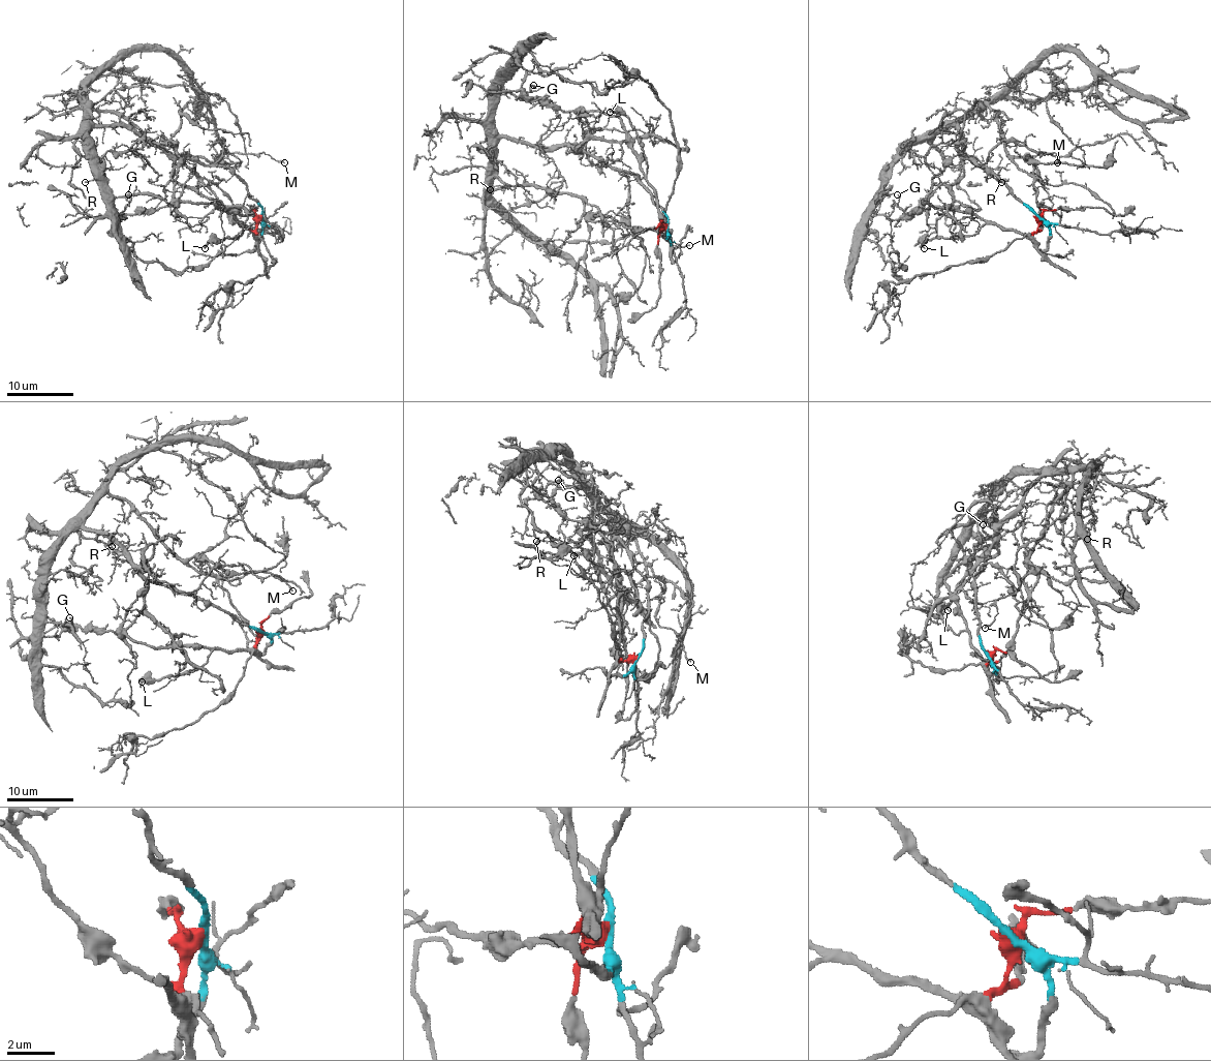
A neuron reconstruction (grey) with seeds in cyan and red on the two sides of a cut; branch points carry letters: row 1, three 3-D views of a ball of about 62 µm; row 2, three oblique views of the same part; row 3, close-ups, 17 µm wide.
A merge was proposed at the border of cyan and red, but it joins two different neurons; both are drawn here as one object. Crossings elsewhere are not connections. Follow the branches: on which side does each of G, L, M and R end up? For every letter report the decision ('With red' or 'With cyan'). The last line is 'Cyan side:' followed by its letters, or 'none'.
G: With red
L: With red
M: With cyan
R: With cyan
Cyan side: M, R

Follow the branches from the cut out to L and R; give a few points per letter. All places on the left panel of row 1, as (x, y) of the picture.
L: (260, 216), (256, 233), (241, 224), (241, 235), (214, 239), (204, 248)
R: (260, 216), (227, 168), (171, 155), (122, 125), (95, 125), (74, 142), (84, 155), (111, 168), (85, 182)

